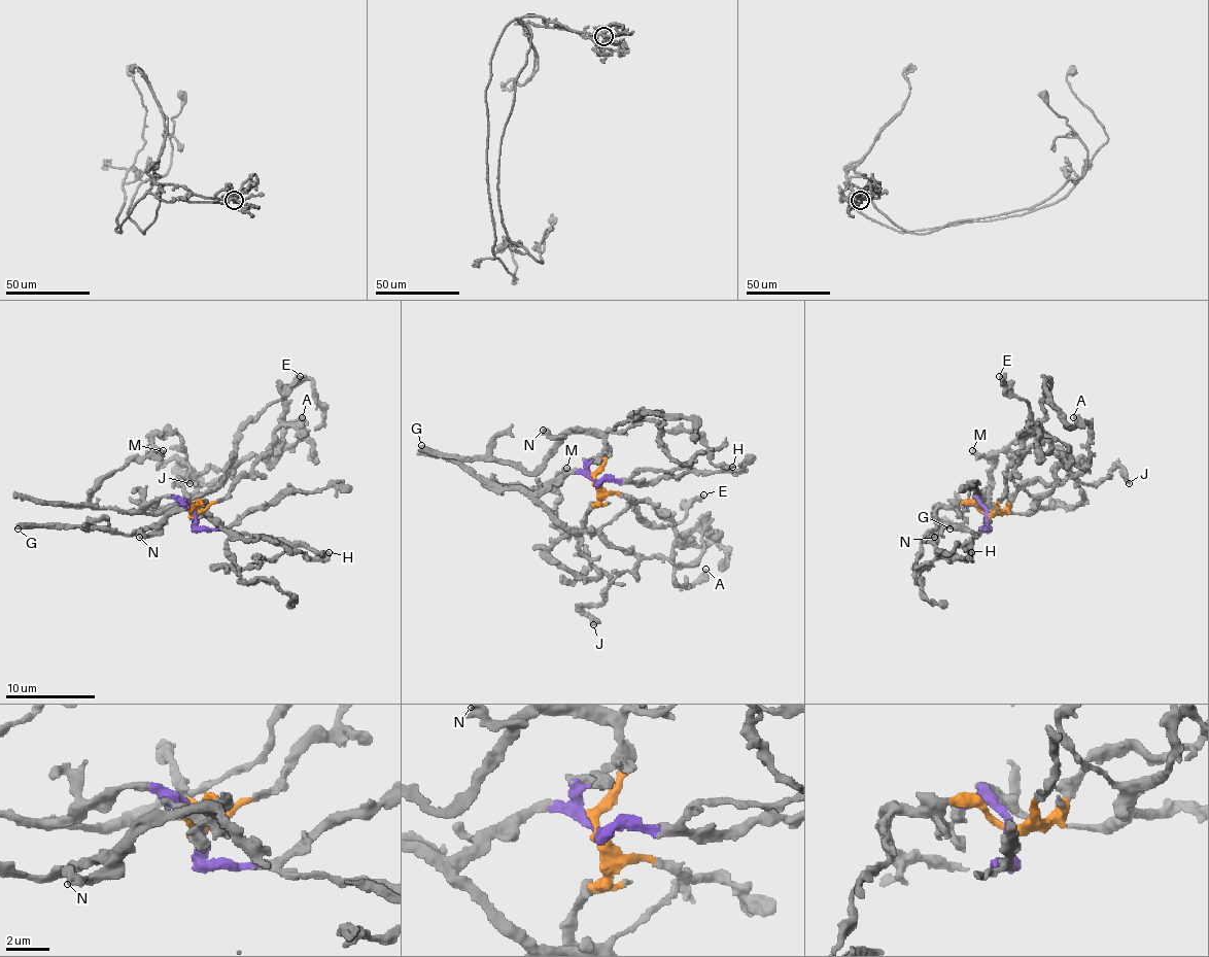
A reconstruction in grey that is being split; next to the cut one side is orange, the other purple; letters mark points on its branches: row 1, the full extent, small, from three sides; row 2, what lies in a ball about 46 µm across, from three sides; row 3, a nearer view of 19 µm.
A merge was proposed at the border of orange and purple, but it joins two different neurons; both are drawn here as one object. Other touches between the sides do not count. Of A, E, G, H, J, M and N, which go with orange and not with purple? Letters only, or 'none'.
G, H, N

